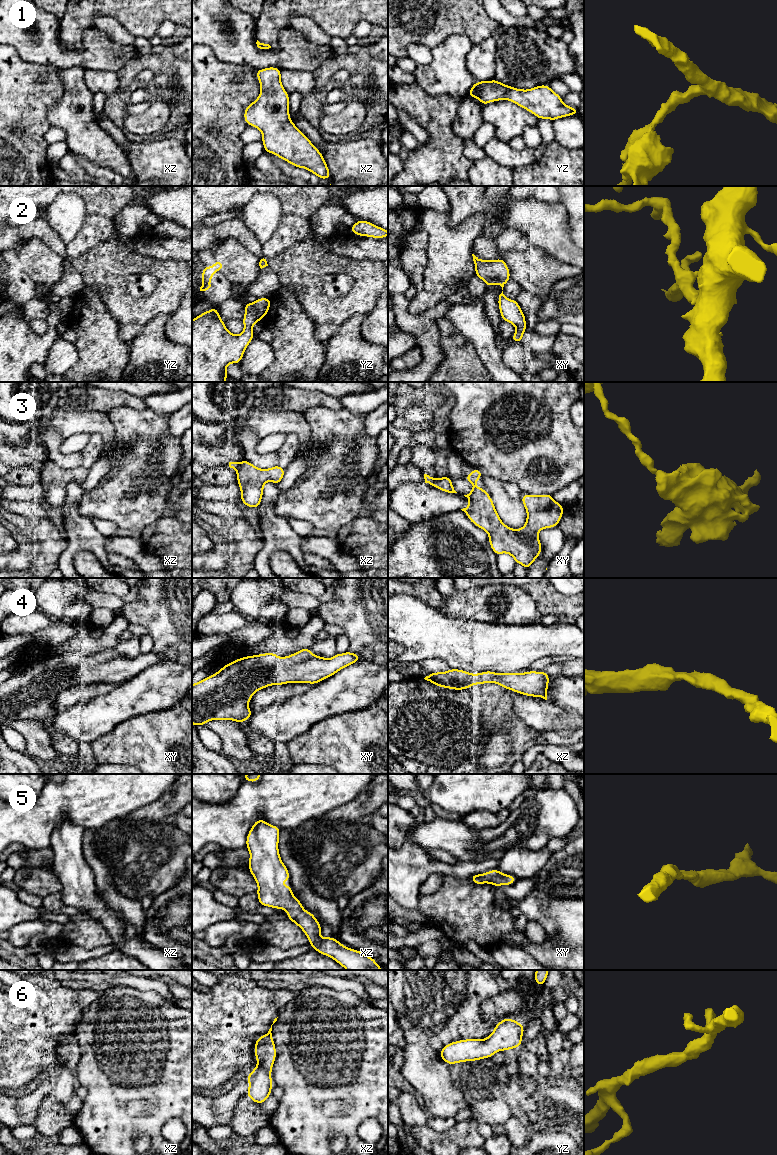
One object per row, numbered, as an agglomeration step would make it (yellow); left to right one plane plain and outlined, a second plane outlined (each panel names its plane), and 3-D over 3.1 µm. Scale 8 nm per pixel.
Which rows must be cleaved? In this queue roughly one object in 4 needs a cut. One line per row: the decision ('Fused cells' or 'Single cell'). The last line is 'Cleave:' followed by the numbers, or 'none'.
1: Single cell
2: Single cell
3: Fused cells
4: Single cell
5: Single cell
6: Single cell
Cleave: 3

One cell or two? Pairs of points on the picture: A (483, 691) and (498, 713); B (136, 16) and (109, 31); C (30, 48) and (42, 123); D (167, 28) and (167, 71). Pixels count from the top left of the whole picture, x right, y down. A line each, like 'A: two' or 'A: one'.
A: one
B: two
C: two
D: two

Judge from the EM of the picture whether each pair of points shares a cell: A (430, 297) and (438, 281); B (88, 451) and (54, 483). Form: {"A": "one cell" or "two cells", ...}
{"A": "one cell", "B": "one cell"}

